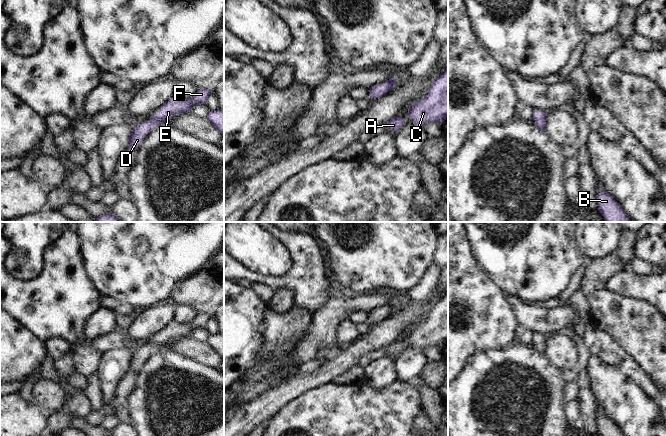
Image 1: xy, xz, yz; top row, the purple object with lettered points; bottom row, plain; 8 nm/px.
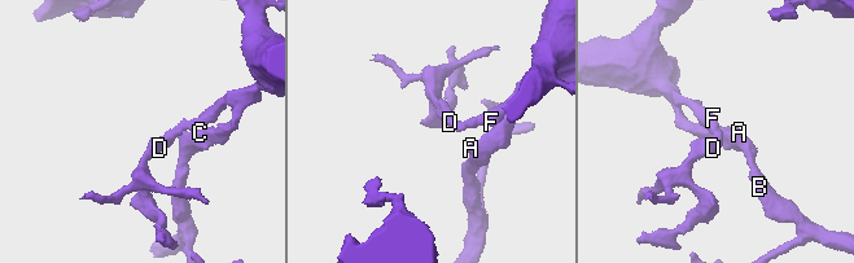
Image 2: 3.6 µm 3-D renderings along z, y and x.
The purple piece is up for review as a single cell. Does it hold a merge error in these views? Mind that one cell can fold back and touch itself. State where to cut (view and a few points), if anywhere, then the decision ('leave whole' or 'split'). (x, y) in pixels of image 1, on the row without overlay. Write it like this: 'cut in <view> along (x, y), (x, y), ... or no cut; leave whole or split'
no cut; leave whole

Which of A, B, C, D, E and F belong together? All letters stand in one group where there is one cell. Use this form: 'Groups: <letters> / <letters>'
Groups: A B C D E F

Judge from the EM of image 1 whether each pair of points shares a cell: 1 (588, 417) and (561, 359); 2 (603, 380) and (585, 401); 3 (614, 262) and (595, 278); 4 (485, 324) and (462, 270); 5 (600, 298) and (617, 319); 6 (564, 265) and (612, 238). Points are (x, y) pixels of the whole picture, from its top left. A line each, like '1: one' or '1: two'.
1: two
2: two
3: one
4: one
5: one
6: two

